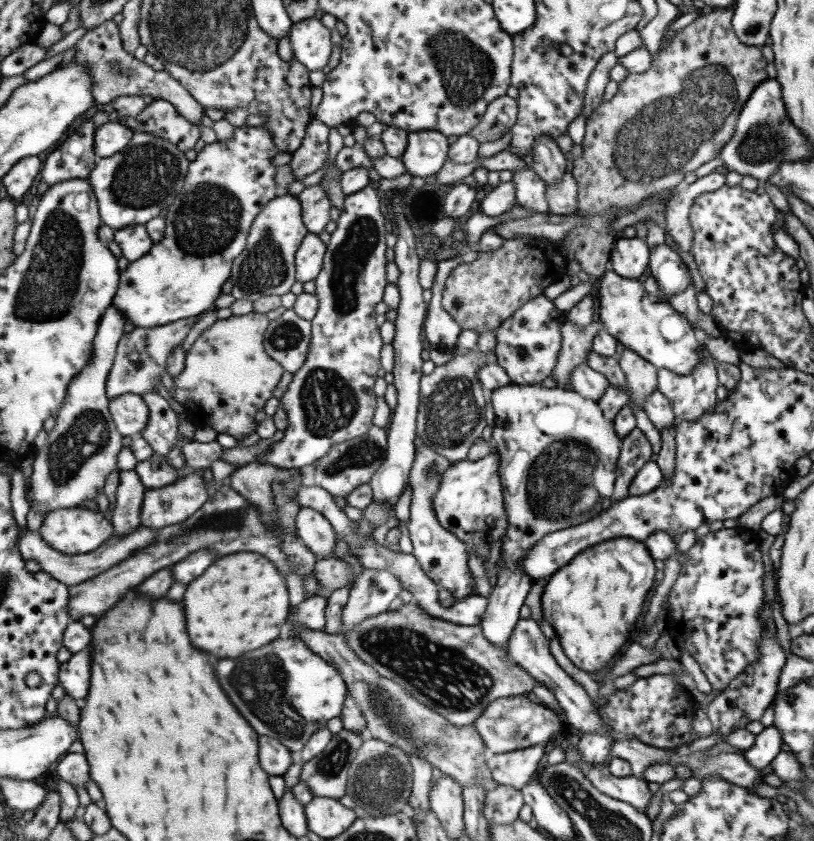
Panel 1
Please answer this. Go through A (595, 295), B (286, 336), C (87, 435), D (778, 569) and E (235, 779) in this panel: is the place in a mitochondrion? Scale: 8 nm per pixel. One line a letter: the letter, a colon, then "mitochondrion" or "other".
A: other
B: mitochondrion
C: mitochondrion
D: other
E: other

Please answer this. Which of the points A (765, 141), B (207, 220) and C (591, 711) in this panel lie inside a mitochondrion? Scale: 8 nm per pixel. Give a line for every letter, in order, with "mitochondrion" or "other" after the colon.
A: mitochondrion
B: mitochondrion
C: other

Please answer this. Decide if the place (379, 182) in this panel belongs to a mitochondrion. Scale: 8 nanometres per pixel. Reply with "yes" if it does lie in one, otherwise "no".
no

